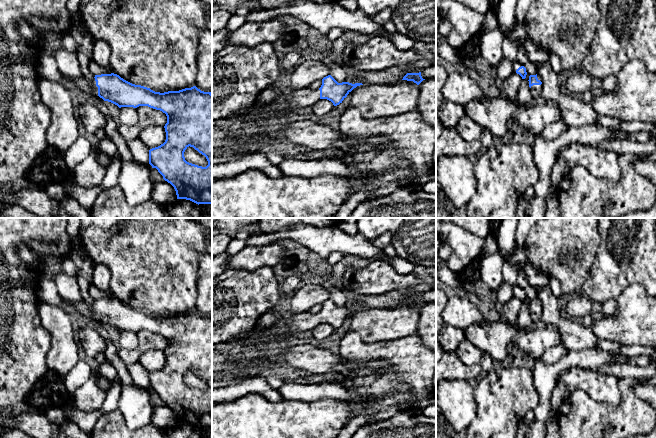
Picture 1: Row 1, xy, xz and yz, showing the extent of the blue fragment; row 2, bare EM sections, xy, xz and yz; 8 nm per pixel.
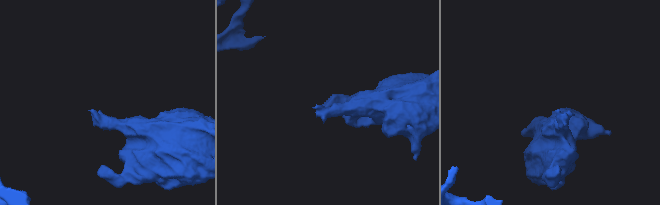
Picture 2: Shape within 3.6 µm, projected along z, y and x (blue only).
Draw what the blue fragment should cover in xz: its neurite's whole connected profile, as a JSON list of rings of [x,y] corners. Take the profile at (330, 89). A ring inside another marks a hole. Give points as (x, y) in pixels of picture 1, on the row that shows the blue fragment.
[[[331,75],[322,79],[322,85],[319,89],[311,89],[310,87],[295,91],[284,91],[278,100],[270,105],[261,105],[257,100],[251,109],[247,109],[242,113],[232,115],[231,119],[240,121],[251,119],[254,117],[268,117],[281,115],[287,112],[293,112],[297,109],[310,107],[320,99],[327,99],[334,106],[339,105],[347,97],[347,95],[362,83],[338,83]]]

